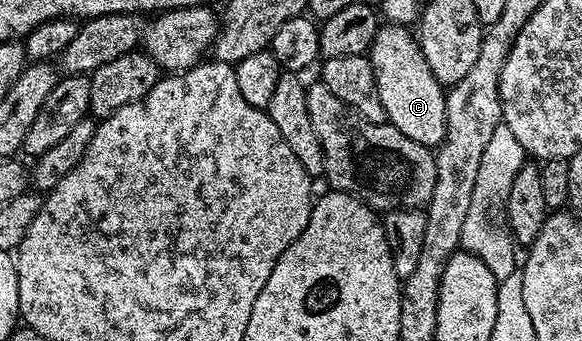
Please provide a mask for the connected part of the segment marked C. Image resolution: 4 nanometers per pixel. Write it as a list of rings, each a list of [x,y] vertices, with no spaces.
[[[386,22],[378,26],[375,41],[367,52],[377,78],[379,101],[383,101],[385,118],[399,133],[419,141],[430,149],[441,146],[445,139],[447,113],[445,112],[446,88],[431,73],[427,57],[423,57],[416,34],[408,26]]]

